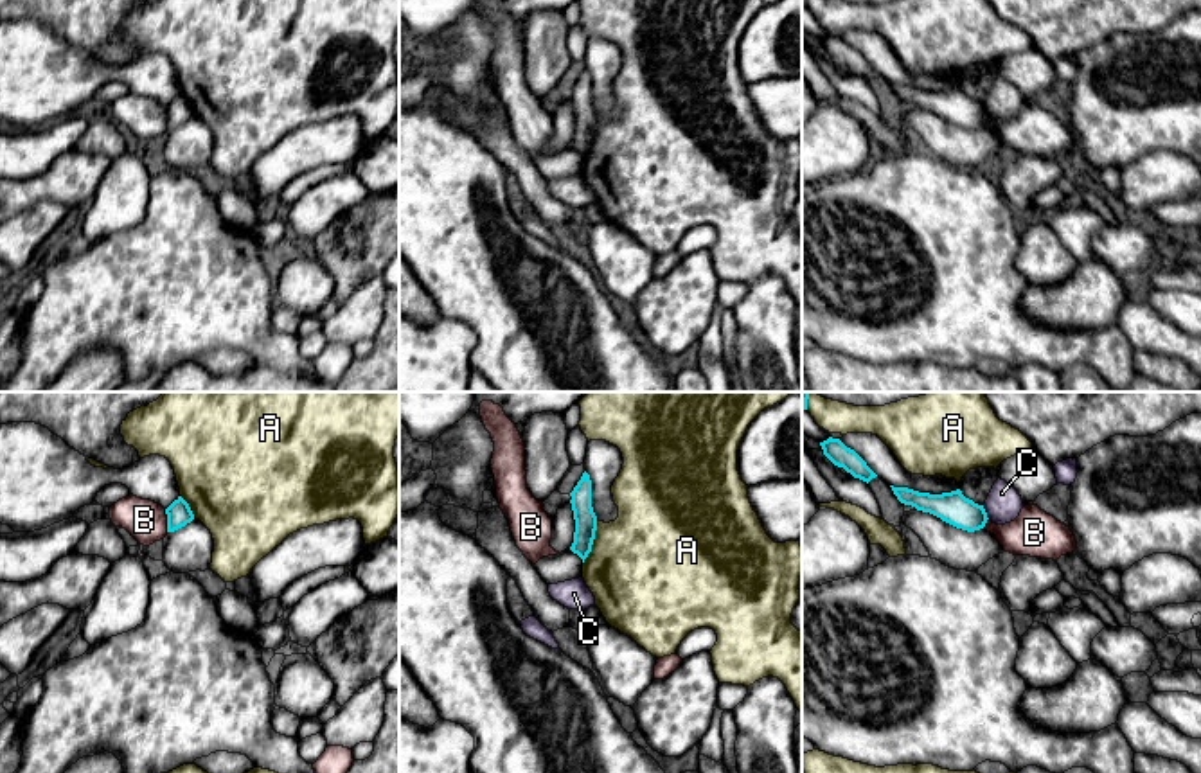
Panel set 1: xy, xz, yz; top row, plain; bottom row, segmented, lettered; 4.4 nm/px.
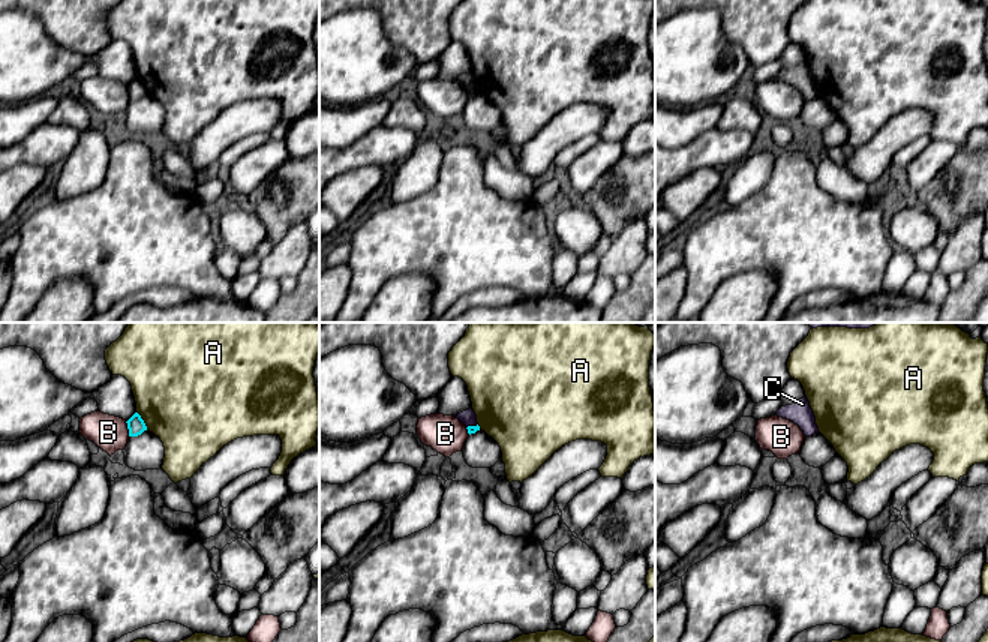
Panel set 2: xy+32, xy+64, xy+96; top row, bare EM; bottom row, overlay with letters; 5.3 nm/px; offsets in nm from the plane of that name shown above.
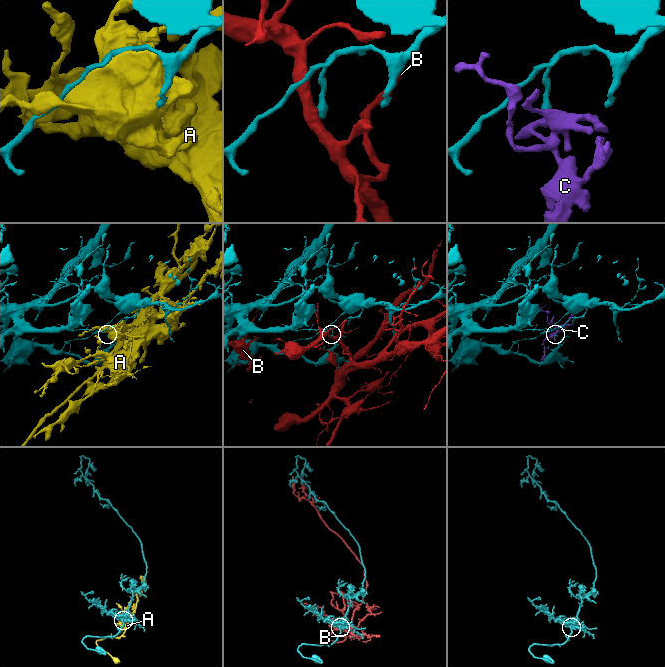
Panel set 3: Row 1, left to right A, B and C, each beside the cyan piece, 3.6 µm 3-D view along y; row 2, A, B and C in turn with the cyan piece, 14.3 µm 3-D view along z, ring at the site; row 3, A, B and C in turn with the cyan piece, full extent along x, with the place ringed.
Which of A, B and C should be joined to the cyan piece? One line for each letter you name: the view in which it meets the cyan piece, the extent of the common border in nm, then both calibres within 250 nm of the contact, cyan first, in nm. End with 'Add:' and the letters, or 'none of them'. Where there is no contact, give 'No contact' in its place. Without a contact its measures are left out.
Add: none of them

